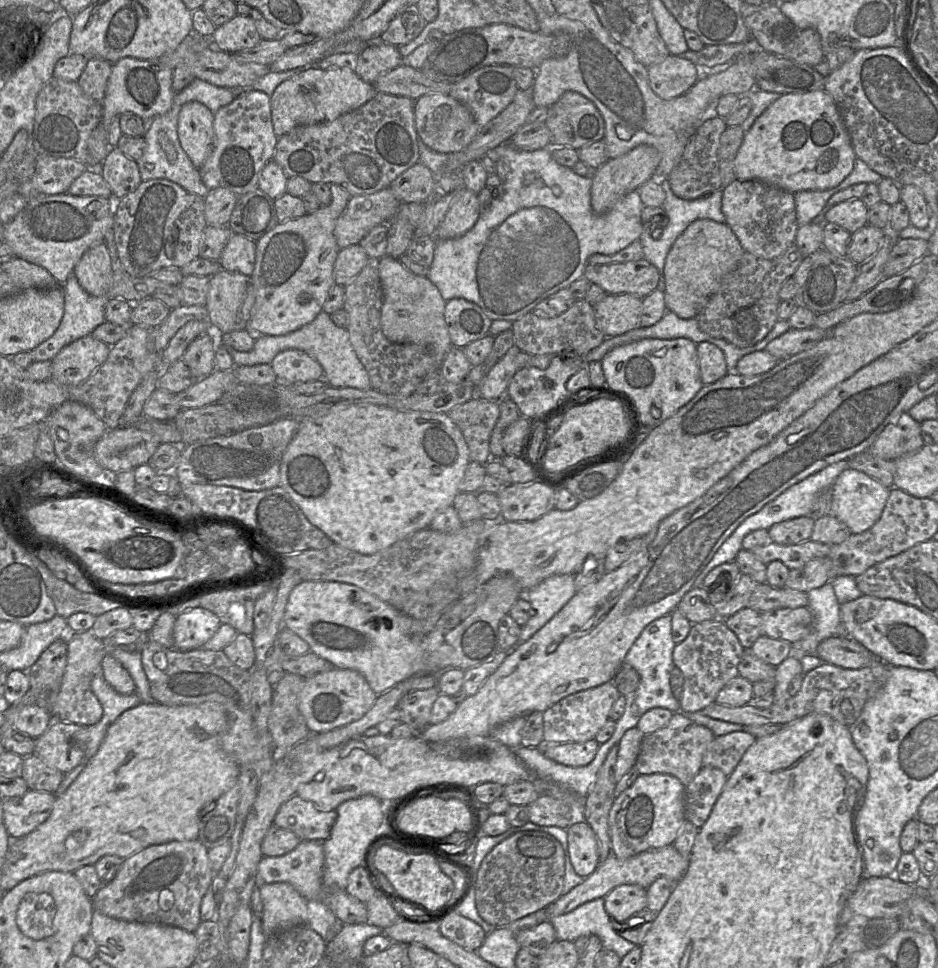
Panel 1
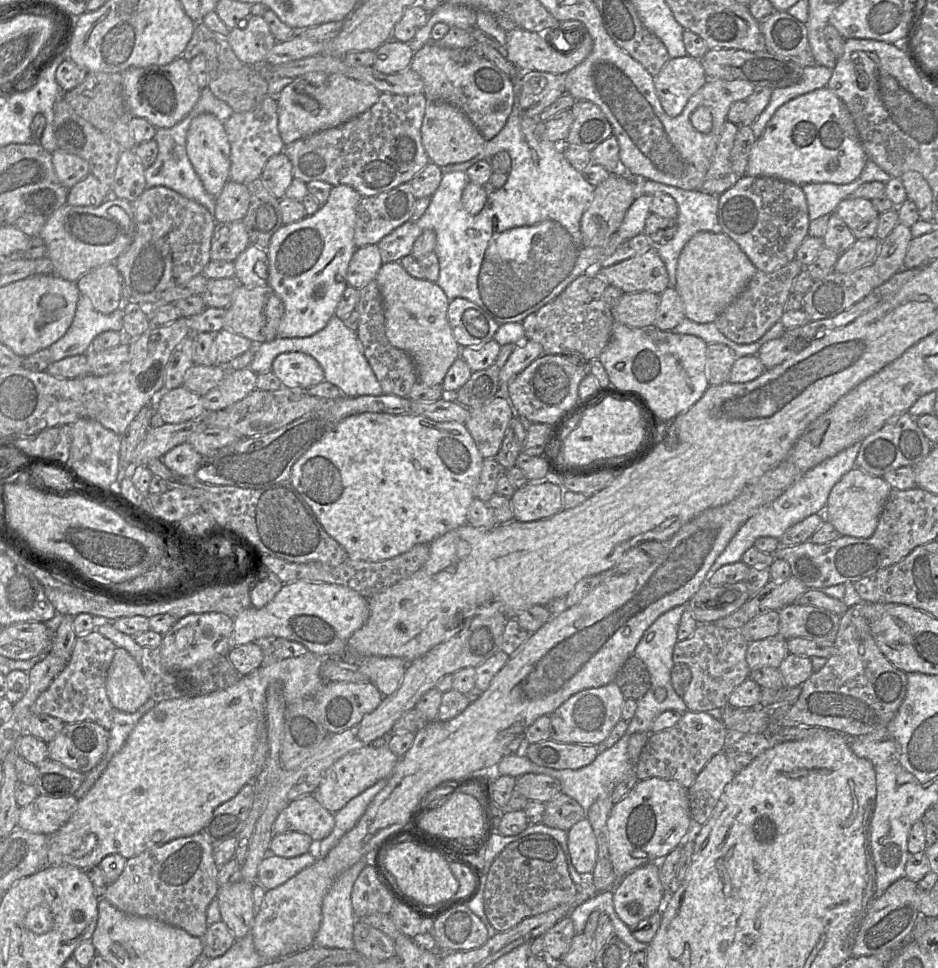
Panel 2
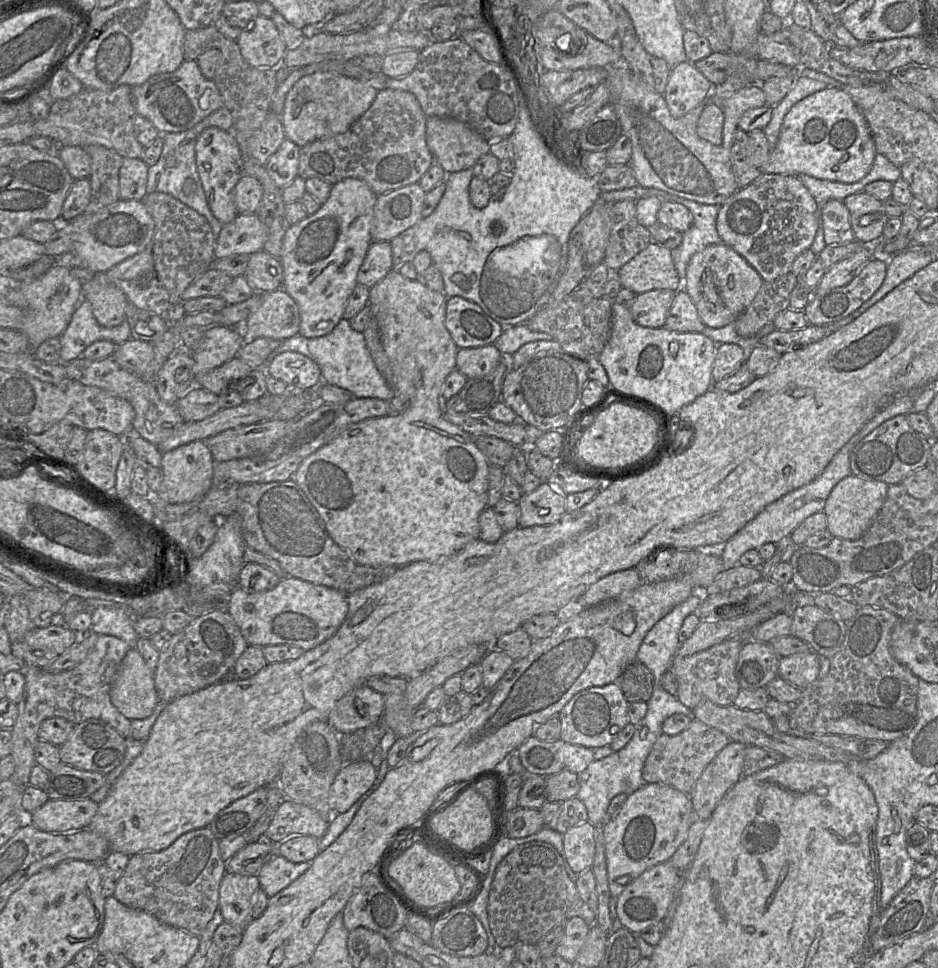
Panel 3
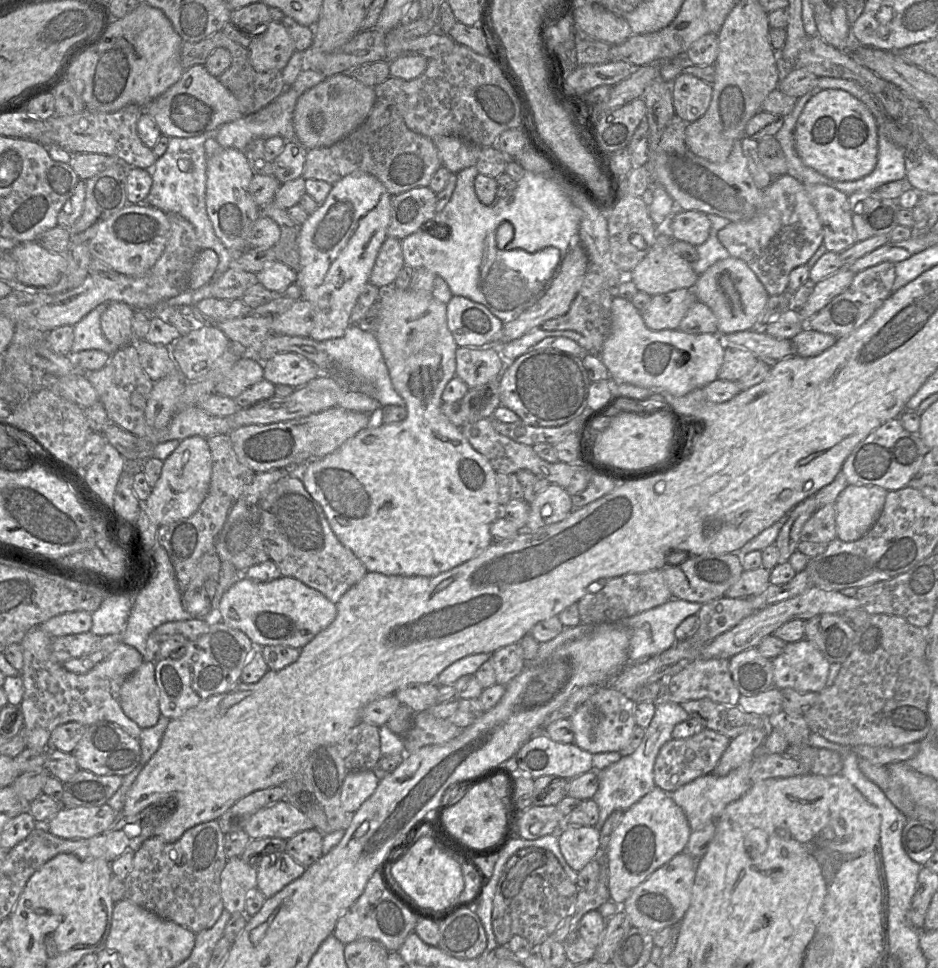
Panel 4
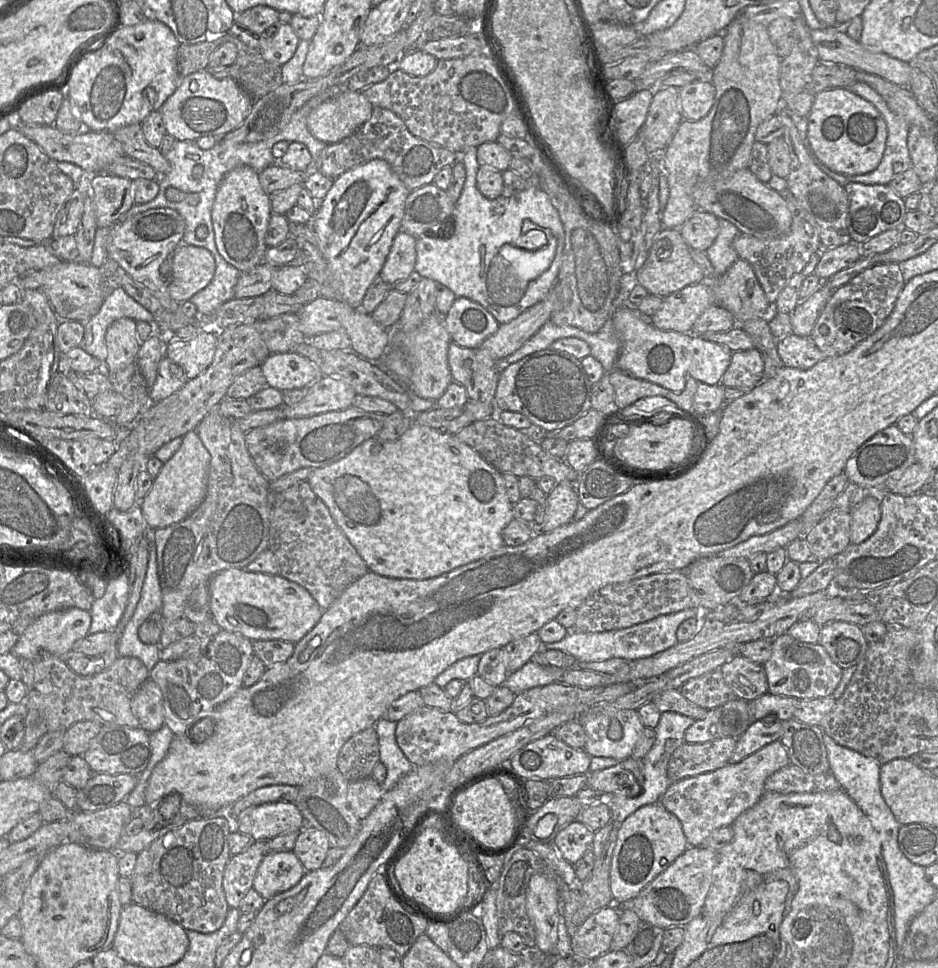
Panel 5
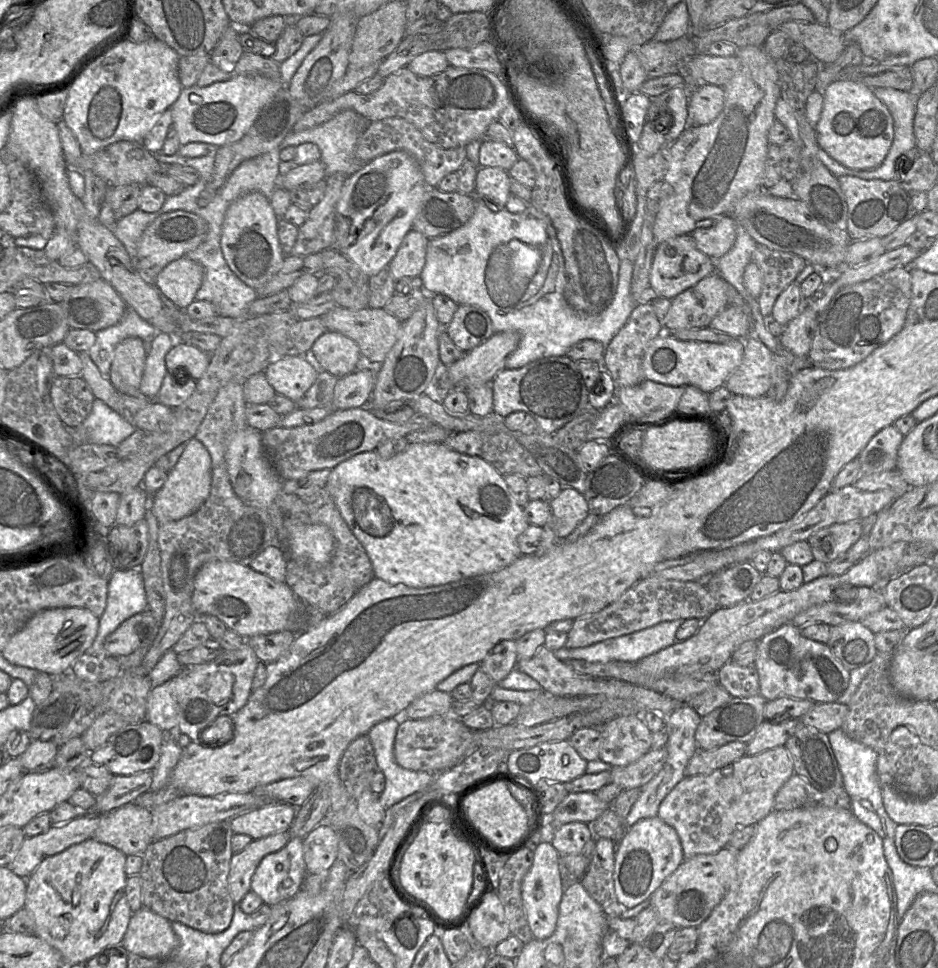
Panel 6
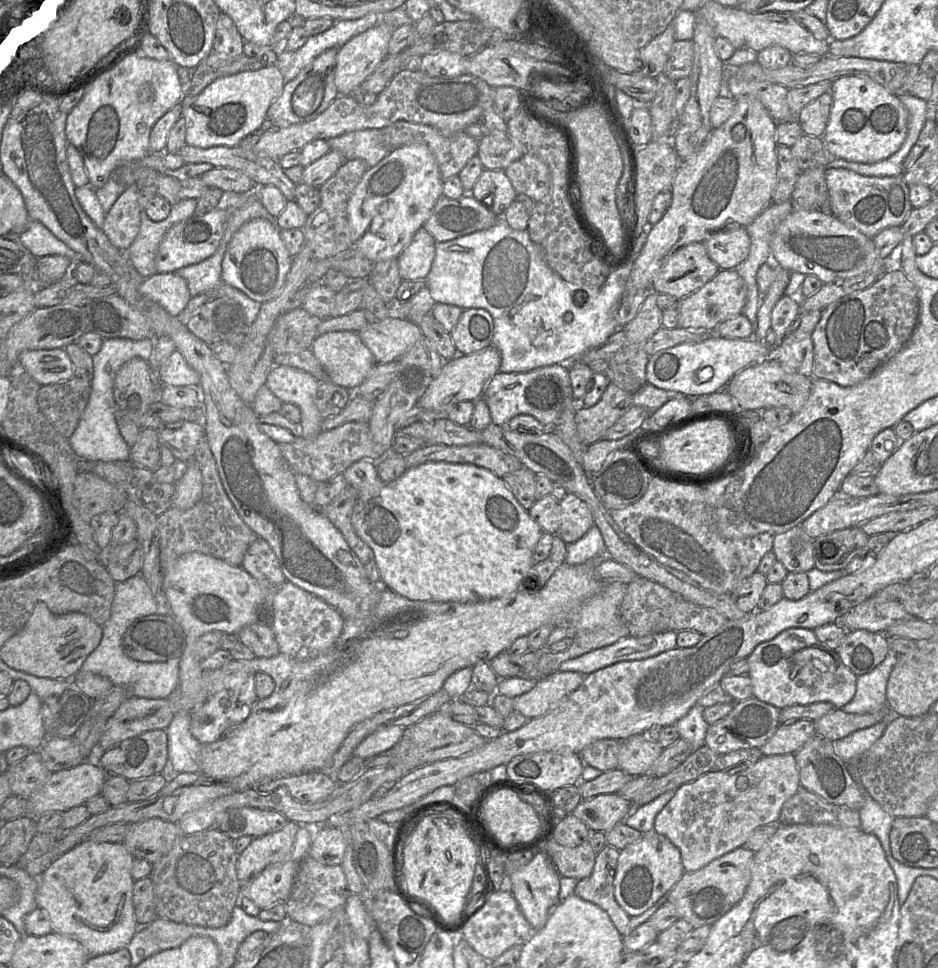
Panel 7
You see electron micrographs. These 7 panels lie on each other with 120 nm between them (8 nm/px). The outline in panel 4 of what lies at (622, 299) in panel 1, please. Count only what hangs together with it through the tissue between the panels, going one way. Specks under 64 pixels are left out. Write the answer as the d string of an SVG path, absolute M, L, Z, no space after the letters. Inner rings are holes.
M681 288L667 293L651 296L647 307L640 311L645 325L653 330L660 331L664 329L676 330L681 320L686 315L689 308L697 301L693 289Z

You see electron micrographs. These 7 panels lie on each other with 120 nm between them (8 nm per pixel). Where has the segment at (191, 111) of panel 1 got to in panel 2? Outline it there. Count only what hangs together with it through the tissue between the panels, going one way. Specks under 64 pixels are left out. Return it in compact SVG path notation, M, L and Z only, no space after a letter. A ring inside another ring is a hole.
M203 113L195 117L187 132L186 150L205 190L214 198L217 198L229 181L231 165L231 147L224 122L211 113Z

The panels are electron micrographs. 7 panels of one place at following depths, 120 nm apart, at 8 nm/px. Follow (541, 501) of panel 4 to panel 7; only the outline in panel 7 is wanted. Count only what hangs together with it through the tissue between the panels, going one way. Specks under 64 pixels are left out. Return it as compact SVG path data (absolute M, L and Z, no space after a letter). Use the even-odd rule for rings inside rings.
M567 493L559 501L560 507L560 527L557 535L570 544L583 537L594 525L594 520L587 504L578 496Z

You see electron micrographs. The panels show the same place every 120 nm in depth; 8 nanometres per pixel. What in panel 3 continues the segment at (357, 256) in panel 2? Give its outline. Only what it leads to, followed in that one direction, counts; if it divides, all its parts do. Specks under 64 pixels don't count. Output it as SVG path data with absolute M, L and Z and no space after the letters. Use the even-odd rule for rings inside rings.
M372 242L357 273L357 283L371 288L393 268L390 242Z

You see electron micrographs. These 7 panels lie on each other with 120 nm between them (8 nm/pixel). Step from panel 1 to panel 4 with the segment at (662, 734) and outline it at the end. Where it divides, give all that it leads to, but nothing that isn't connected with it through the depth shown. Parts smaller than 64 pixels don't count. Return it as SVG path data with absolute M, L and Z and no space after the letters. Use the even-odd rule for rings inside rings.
M704 728L698 734L688 738L667 741L659 750L654 763L656 787L671 793L698 777L710 774L729 746L730 741L731 739L728 737L708 728Z

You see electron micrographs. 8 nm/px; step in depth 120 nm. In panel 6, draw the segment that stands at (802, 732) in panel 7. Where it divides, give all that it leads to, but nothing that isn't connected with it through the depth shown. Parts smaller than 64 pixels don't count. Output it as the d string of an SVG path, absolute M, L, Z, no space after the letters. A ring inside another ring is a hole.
M790 719L780 723L764 721L754 737L746 744L746 755L754 756L766 750L784 746L800 724L800 719Z

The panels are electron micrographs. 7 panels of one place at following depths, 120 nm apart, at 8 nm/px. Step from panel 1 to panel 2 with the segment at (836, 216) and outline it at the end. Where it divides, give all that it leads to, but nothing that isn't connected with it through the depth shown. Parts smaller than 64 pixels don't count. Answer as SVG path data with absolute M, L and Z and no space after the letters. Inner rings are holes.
M845 198L834 211L850 228L856 239L876 235L879 212L869 199Z

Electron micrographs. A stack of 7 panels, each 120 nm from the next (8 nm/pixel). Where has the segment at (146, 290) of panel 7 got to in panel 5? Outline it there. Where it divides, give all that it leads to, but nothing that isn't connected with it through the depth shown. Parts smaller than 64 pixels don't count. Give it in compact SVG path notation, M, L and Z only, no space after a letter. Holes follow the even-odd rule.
M180 243L171 254L171 262L167 287L170 296L179 304L204 289L215 274L215 259L203 247Z

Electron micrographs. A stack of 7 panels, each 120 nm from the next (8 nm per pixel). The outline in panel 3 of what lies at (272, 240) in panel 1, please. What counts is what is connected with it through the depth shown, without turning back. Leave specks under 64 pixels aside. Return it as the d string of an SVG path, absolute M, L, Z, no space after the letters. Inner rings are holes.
M345 178L332 186L330 196L327 201L320 206L320 208L313 214L308 215L303 220L296 224L292 224L286 231L283 242L282 252L278 258L283 267L283 284L282 288L295 300L299 307L301 322L299 327L299 334L307 338L321 337L329 334L338 322L343 318L343 313L346 307L347 300L352 293L354 287L357 285L357 273L363 260L366 256L369 246L372 243L370 234L371 224L374 215L374 206L376 203L377 194L362 180L356 178Z

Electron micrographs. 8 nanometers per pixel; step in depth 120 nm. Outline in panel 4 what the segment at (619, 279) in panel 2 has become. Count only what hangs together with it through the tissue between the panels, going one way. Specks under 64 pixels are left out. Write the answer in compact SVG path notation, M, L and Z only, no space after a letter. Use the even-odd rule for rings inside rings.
M660 229L654 244L632 269L631 279L638 291L650 296L676 289L693 289L698 274L686 259L673 249L674 238L667 229Z

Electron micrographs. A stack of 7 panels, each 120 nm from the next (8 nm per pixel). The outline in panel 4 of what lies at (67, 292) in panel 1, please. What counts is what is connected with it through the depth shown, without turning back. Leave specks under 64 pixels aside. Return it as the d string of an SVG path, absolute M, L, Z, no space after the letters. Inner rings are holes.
M108 303L100 304L73 326L74 341L70 354L95 349L111 356L118 350L108 342L101 329L101 316L107 305Z

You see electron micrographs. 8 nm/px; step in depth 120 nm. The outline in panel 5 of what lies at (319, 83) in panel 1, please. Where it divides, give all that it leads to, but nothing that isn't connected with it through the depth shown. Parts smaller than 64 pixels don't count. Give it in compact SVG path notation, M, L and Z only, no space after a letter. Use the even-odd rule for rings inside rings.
M343 89L337 96L314 108L307 117L307 127L318 140L330 145L353 134L371 116L373 105L360 91Z

